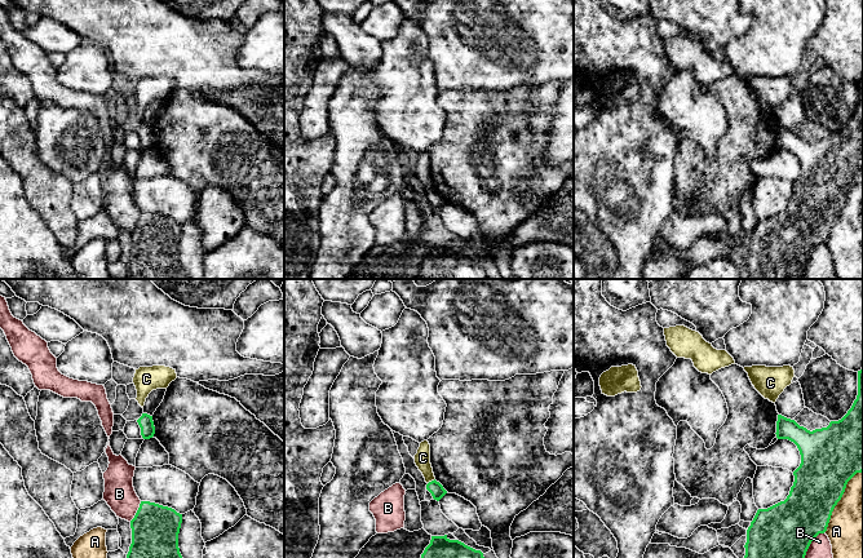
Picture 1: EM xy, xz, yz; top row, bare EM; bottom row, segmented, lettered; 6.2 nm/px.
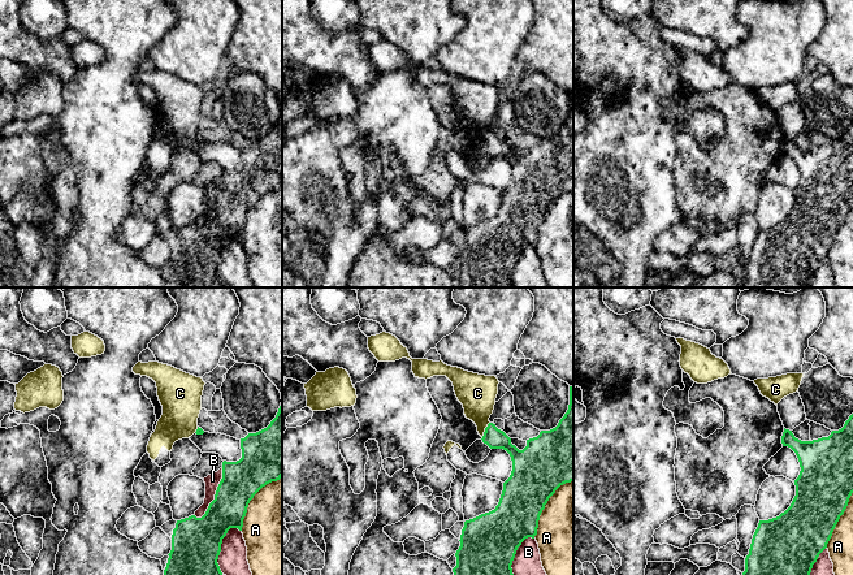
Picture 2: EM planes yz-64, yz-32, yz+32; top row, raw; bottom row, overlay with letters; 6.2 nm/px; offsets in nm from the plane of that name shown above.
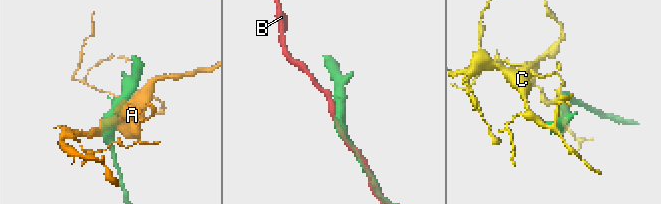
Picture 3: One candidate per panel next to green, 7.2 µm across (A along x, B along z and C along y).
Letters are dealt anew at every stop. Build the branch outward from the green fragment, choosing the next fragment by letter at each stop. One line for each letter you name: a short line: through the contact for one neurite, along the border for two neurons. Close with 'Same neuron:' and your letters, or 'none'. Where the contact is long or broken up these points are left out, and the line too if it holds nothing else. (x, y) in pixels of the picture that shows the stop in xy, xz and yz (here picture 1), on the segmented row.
Same neuron: none

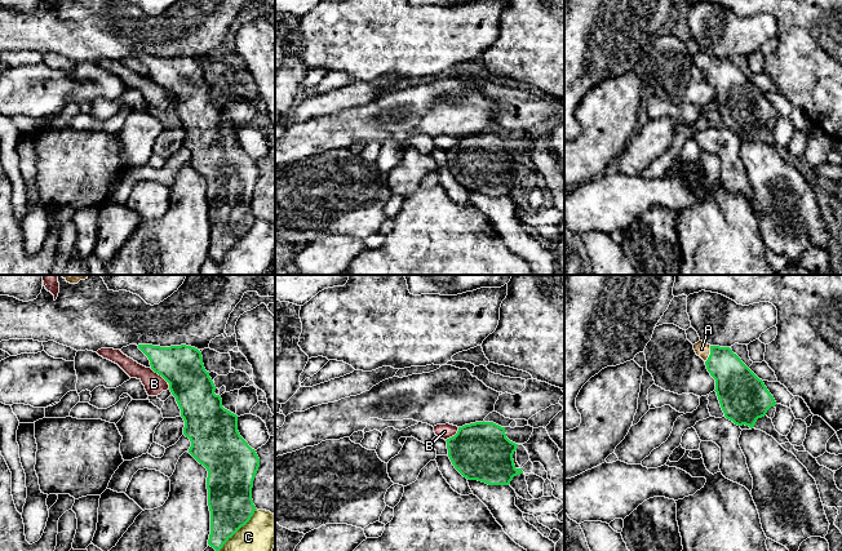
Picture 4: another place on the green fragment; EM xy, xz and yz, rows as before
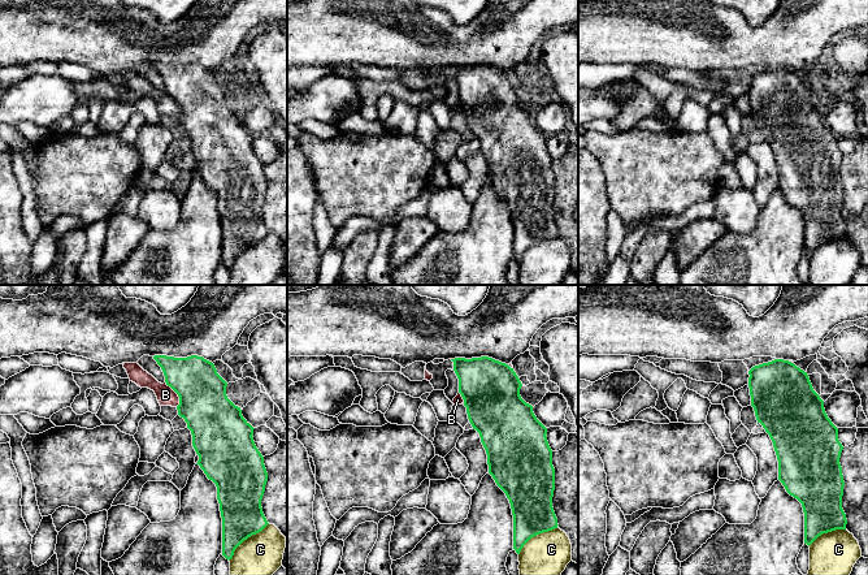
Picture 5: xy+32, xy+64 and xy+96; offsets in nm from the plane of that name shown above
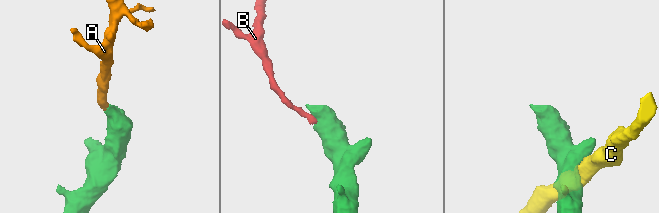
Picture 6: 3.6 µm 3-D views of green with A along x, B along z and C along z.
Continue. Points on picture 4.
A: Line: yz (736, 385), (732, 376), (710, 354), (701, 349)
Same neuron: A

